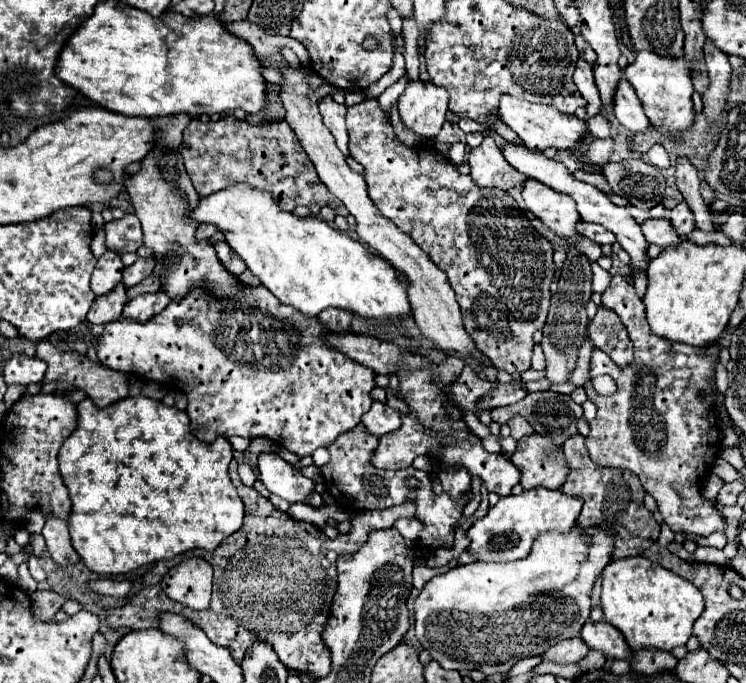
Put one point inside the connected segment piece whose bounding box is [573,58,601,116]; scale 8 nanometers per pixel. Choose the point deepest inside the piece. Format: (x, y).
(583, 77)

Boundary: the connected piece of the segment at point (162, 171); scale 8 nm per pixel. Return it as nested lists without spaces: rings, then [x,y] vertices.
[[[153,148],[143,160],[139,172],[127,176],[127,192],[135,208],[135,216],[143,224],[143,244],[155,250],[155,270],[153,274],[161,278],[163,292],[173,300],[183,298],[191,286],[211,286],[219,296],[235,294],[241,284],[223,268],[213,246],[195,240],[195,222],[187,222],[189,210],[199,202],[187,170],[183,166],[183,156],[179,150]]]

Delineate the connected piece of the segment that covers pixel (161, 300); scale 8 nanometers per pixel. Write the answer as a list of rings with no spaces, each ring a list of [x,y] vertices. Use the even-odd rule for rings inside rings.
[[[163,292],[143,294],[143,296],[137,296],[125,304],[123,316],[137,318],[139,322],[145,322],[145,320],[157,316],[159,312],[163,312],[169,302],[171,302],[171,298],[167,298],[167,294],[163,294]]]

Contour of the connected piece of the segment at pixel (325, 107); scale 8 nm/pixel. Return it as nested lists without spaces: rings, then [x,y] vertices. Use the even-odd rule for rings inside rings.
[[[325,96],[321,102],[319,102],[319,112],[323,116],[323,122],[325,126],[333,132],[335,140],[337,140],[337,148],[343,152],[343,154],[349,154],[347,150],[347,128],[345,128],[345,112],[347,112],[347,106],[345,104],[337,104],[331,100],[331,96]]]

